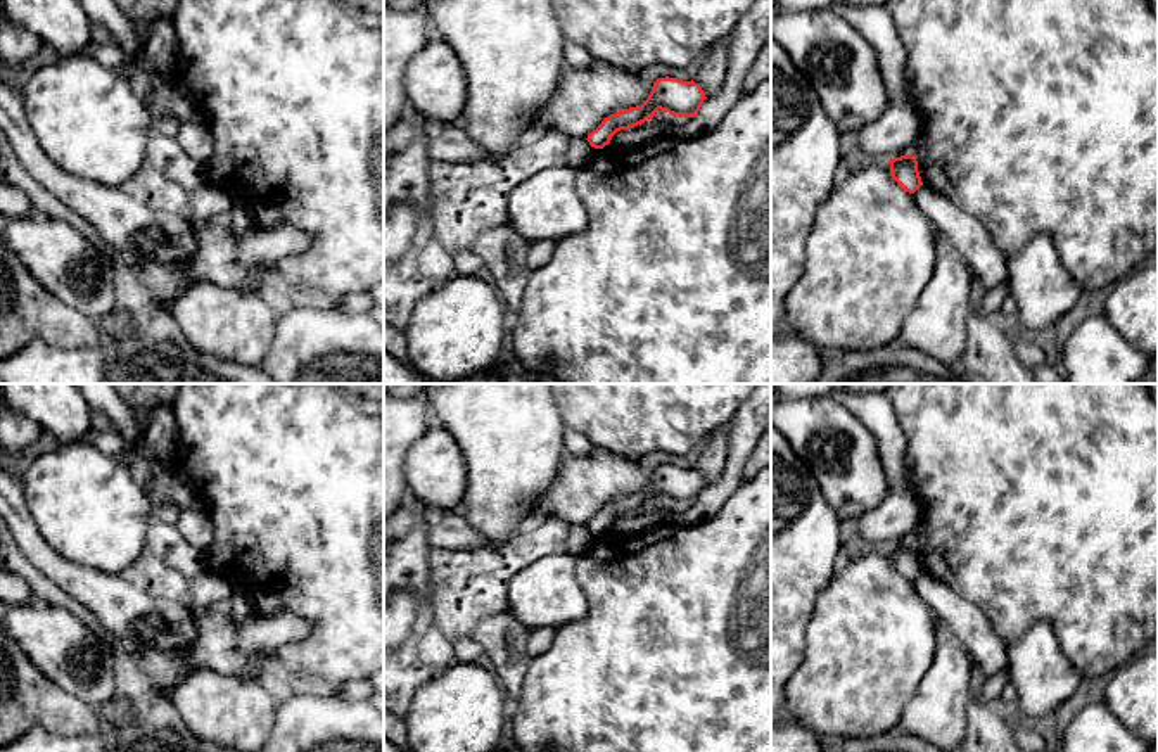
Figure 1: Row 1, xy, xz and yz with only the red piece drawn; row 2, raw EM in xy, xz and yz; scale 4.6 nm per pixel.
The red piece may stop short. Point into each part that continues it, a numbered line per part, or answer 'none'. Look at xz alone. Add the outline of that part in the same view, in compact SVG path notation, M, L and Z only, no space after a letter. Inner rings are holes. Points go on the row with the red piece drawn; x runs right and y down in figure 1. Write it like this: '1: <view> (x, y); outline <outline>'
none

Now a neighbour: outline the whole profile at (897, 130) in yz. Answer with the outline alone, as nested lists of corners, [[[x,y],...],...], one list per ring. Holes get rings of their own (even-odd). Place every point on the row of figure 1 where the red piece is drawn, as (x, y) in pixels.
[[[890,102],[878,119],[857,131],[857,145],[869,161],[913,154],[921,137],[921,124],[921,114],[909,102]]]

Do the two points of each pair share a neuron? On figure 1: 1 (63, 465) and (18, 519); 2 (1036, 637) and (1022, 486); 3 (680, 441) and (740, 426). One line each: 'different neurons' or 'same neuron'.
1: different neurons
2: different neurons
3: different neurons

